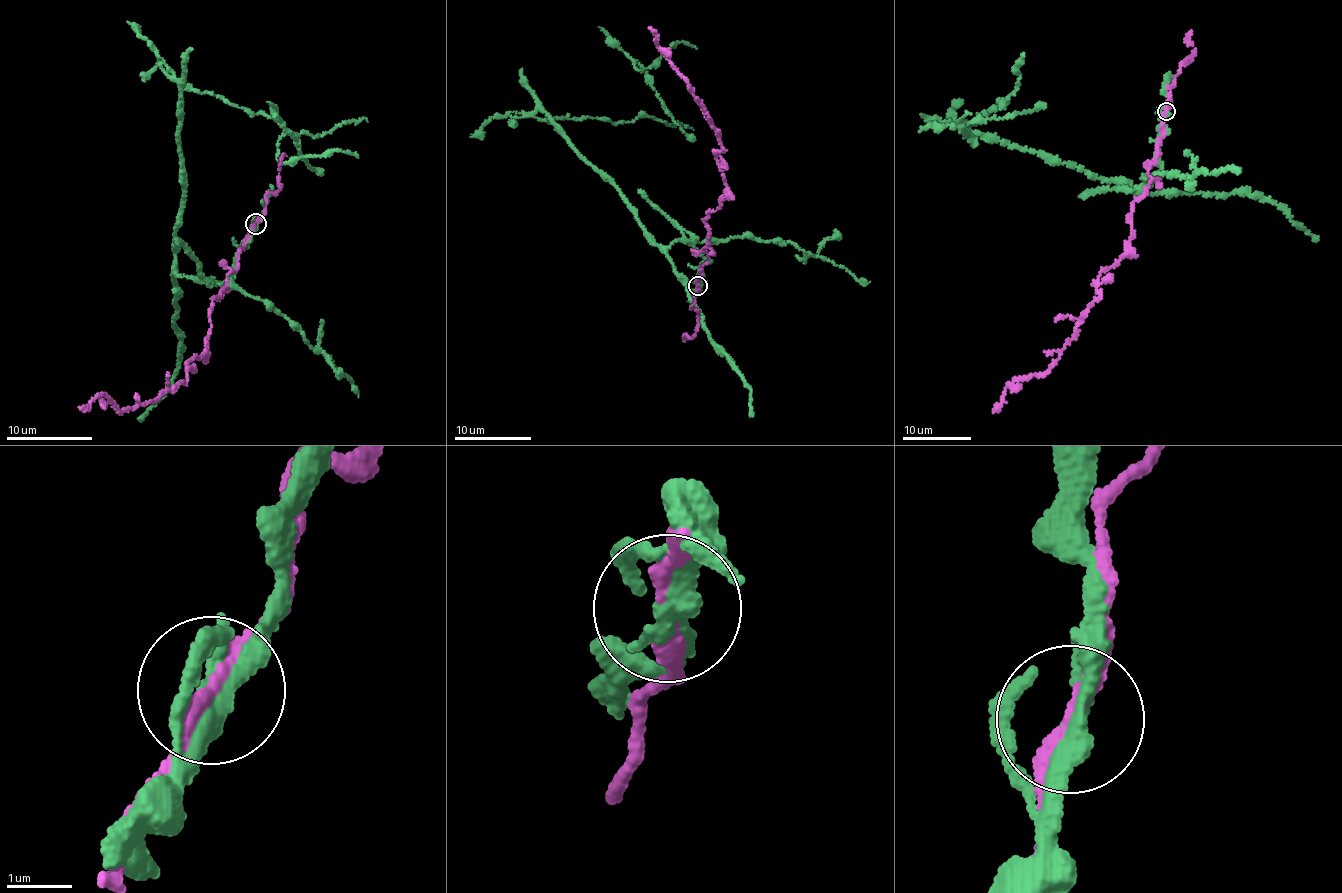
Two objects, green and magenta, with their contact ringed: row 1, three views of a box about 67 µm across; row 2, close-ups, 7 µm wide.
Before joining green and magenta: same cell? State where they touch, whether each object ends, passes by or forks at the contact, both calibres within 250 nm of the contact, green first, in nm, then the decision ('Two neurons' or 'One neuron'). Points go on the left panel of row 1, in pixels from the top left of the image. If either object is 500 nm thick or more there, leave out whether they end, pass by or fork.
Place: (255, 223). At the ring green forks. At the ring magenta passes by. Thickness 240 nm (green) against 200 nm. Two neurons

